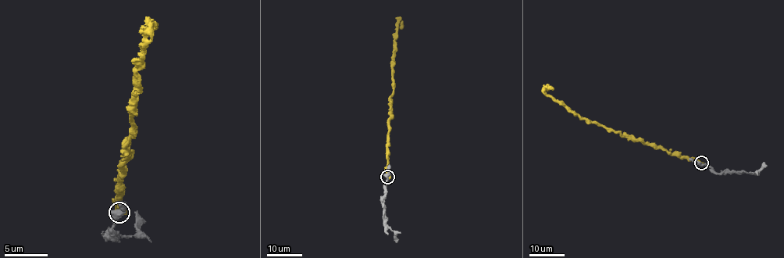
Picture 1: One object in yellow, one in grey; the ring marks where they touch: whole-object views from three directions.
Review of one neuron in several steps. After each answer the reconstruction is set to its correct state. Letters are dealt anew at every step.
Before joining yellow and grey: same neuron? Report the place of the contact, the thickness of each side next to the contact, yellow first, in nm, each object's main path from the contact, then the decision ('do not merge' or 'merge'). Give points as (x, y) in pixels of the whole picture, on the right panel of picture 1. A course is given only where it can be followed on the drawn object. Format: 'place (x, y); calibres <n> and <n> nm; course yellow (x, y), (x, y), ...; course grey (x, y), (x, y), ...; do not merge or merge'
place (701, 163); calibres 550 and 440 nm; course yellow (701, 163), (671, 155), (661, 148), (632, 141), (580, 119), (545, 91), (546, 88), (554, 89); course grey (701, 163), (707, 165), (717, 173), (755, 173), (764, 163); do not merge

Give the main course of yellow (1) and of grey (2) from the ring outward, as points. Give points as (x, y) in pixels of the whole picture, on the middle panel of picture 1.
1: (387, 177), (393, 42), (399, 20), (401, 29)
2: (387, 177), (383, 201), (385, 223), (393, 231), (394, 240)

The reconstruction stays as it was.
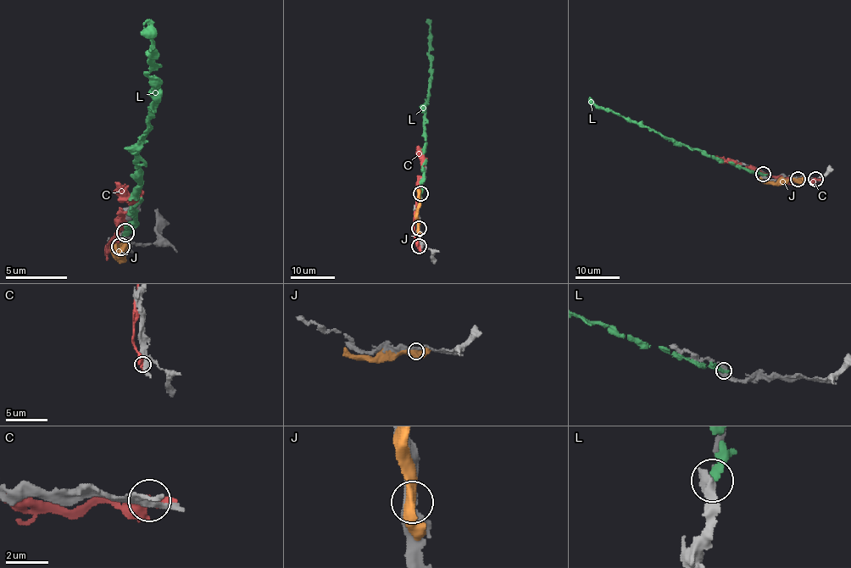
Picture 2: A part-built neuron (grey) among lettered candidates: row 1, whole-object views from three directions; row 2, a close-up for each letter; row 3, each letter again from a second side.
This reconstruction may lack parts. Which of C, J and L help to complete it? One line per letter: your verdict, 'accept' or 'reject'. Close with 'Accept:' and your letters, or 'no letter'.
C: reject
J: reject
L: reject
Accept: no letter

